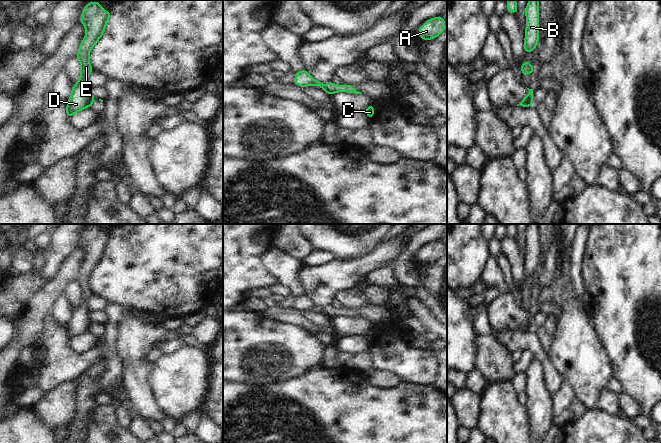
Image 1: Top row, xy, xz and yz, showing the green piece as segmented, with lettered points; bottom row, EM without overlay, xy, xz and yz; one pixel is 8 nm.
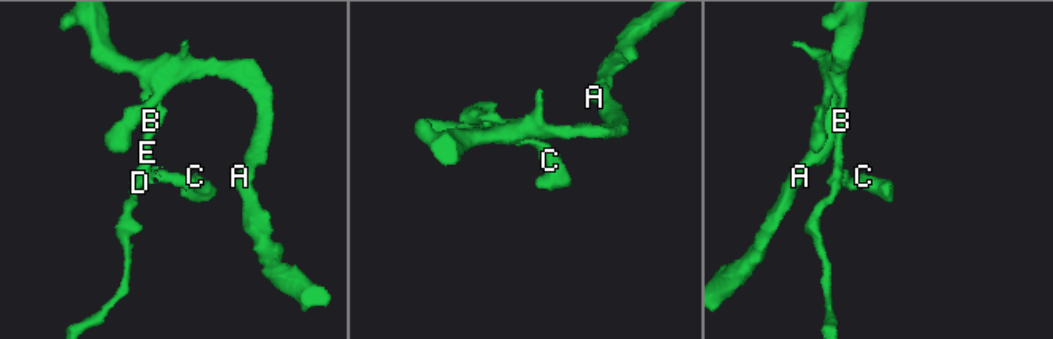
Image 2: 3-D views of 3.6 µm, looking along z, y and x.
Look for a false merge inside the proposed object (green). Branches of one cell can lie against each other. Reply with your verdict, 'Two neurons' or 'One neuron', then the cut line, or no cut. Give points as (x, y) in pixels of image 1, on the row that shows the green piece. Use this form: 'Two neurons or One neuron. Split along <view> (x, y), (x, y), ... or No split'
Two neurons. Split along xz (313, 80), (314, 84).

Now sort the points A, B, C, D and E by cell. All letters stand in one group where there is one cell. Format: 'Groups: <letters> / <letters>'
Groups: A B D E / C.

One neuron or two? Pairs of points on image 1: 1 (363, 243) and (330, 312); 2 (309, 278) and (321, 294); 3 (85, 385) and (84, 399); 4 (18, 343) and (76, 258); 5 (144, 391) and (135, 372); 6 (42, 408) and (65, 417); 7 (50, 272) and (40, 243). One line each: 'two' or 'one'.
1: two
2: one
3: one
4: one
5: one
6: one
7: two

